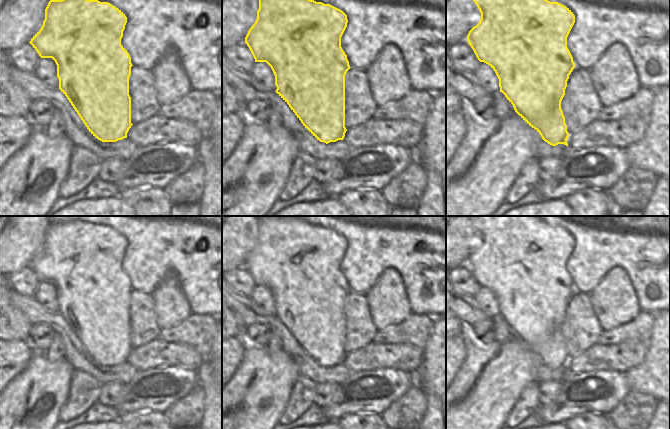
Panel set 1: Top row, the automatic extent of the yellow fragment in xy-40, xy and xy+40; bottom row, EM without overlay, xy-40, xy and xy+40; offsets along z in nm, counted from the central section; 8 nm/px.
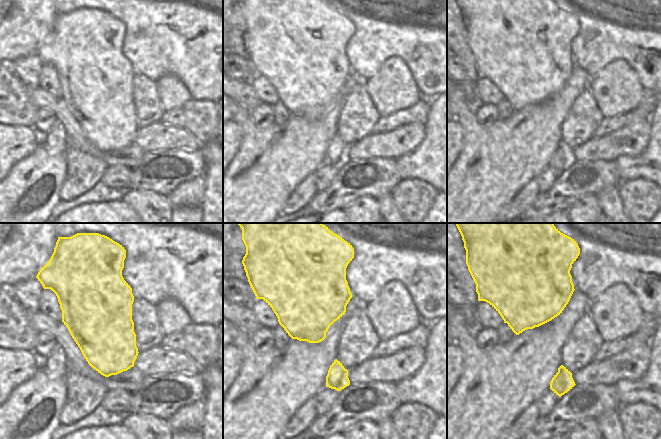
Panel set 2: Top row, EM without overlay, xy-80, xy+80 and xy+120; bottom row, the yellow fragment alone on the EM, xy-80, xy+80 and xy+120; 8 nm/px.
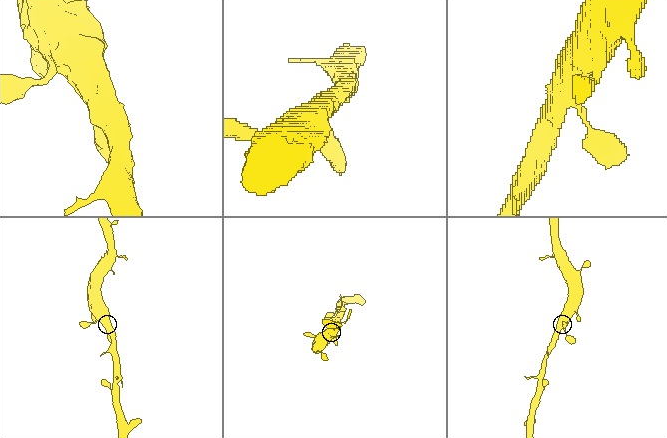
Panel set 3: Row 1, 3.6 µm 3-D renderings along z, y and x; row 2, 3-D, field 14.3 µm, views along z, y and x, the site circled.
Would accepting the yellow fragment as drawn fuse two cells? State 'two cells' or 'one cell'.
one cell

